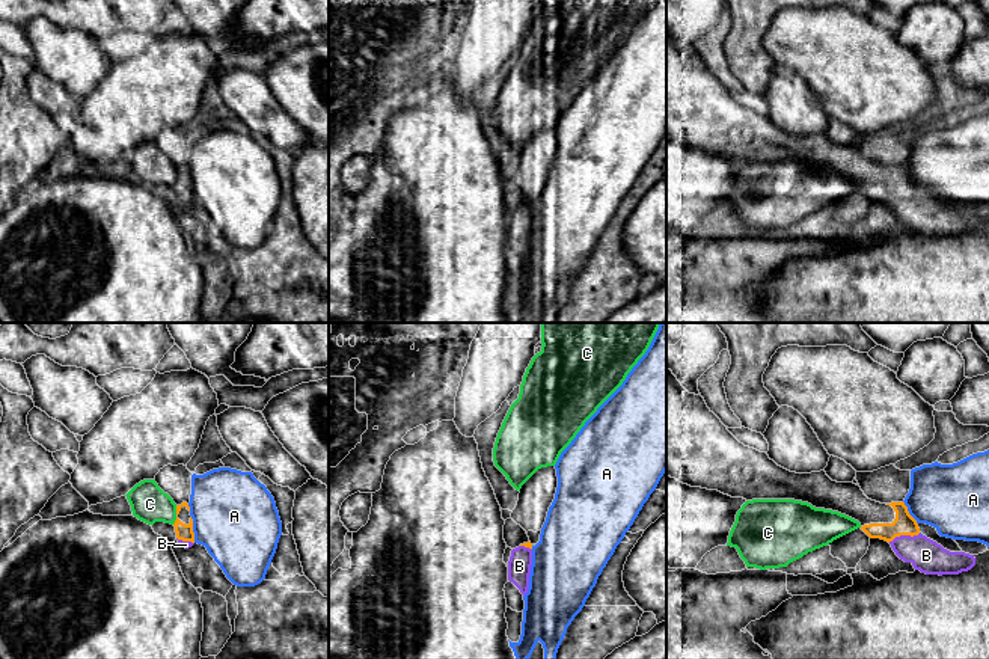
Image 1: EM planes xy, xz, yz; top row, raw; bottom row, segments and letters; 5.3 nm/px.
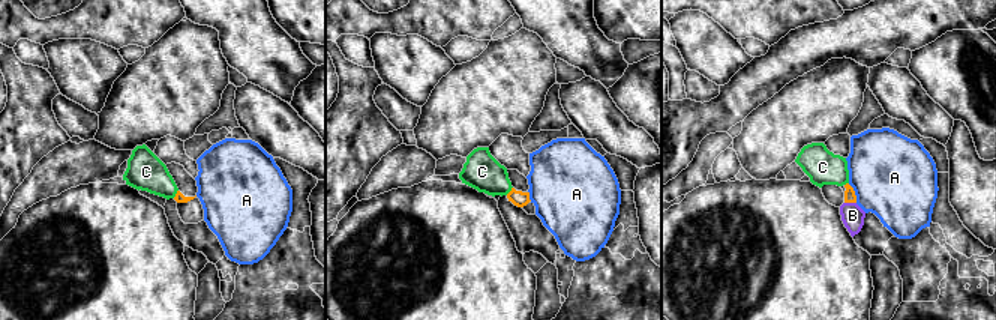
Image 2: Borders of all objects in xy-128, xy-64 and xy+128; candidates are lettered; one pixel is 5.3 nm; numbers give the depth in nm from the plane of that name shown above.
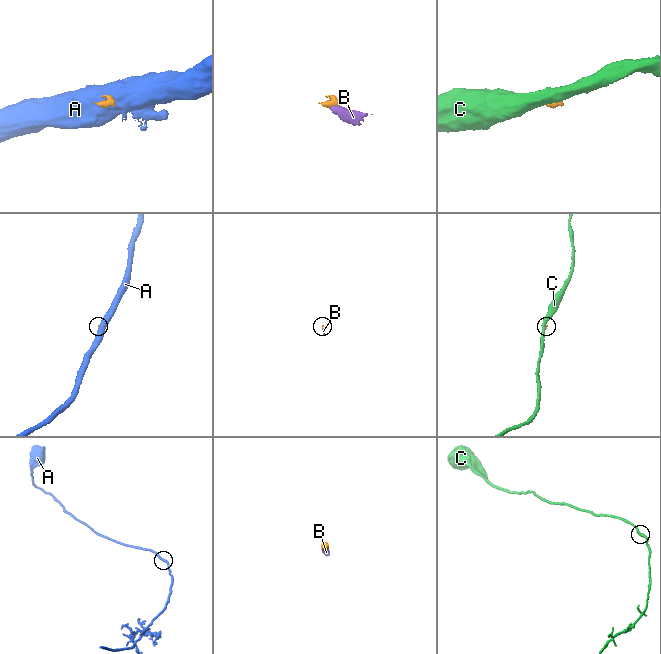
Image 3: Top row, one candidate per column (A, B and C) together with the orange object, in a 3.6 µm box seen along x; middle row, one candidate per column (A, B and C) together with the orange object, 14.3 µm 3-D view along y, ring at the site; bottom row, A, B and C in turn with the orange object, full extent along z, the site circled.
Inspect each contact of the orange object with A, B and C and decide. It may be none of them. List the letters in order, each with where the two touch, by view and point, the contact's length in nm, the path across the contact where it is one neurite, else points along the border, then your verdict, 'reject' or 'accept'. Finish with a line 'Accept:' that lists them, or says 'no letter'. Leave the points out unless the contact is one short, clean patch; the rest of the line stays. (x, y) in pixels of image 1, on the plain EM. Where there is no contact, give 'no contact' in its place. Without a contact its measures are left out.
A: meets orange in xy at (192, 192); contact 140 nm long; border along xy (190, 180), (195, 204); reject
B: meets orange in yz at (903, 196); contact 180 nm long; runs through yz (903, 186), (903, 196), (926, 217); accept
C: meets orange in xy at (175, 183); contact 50 nm long; border along xy (177, 180), (172, 186); reject
Accept: B

